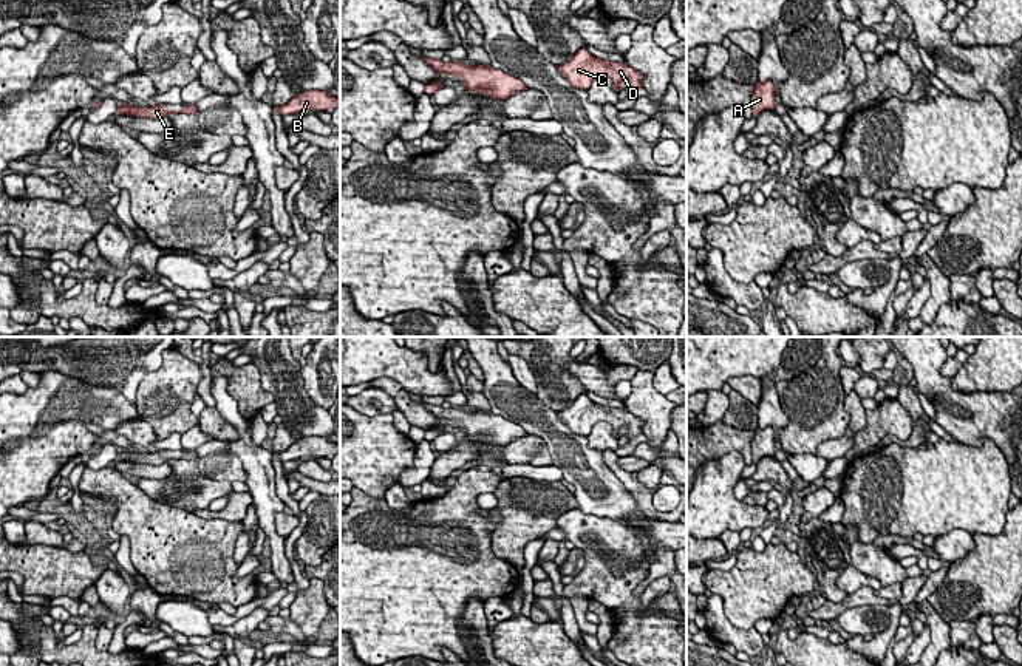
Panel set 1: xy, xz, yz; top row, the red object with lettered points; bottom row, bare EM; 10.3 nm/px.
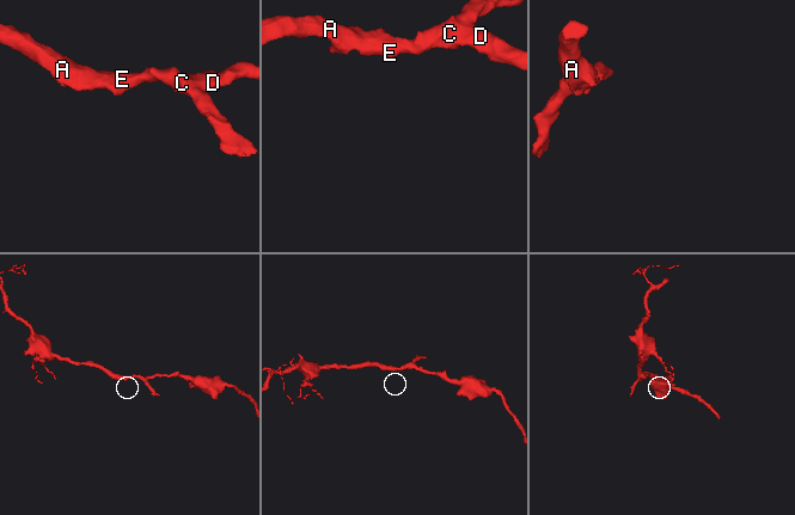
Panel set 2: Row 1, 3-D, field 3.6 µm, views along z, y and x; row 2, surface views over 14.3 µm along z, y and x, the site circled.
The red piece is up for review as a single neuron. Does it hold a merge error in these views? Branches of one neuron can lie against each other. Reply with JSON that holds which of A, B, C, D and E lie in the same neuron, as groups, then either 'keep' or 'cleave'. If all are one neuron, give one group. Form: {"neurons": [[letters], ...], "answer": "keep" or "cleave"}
{"neurons": [["A", "B", "C", "D", "E"]], "answer": "keep"}

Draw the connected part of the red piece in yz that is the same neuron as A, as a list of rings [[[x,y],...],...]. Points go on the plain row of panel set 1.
[[[758,426],[753,431],[755,431],[755,437],[751,440],[753,464],[756,465],[765,456],[776,457],[775,439],[778,436],[775,434],[775,430],[772,426],[767,426],[765,430]]]

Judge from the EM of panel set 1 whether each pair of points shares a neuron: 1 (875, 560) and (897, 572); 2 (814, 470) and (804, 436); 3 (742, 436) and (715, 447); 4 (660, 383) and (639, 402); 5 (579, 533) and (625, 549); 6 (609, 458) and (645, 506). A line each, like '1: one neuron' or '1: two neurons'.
1: one neuron
2: two neurons
3: one neuron
4: two neurons
5: one neuron
6: one neuron

